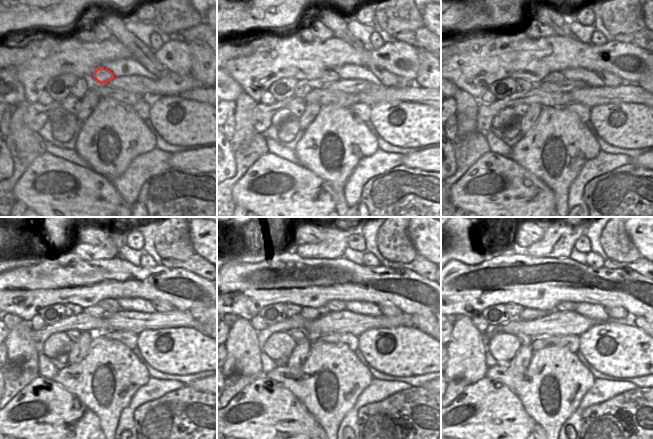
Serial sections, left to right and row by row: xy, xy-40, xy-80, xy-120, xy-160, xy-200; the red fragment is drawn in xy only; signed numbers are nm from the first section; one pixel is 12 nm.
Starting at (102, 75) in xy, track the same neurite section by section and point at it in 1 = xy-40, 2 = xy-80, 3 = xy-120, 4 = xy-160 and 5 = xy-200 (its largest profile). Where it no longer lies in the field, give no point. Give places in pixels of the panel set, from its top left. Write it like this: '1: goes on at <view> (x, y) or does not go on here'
1: goes on at xy-40 (329, 75)
2: goes on at xy-80 (556, 76)
3: goes on at xy-120 (109, 304)
4: goes on at xy-160 (334, 305)
5: goes on at xy-200 (566, 306)

